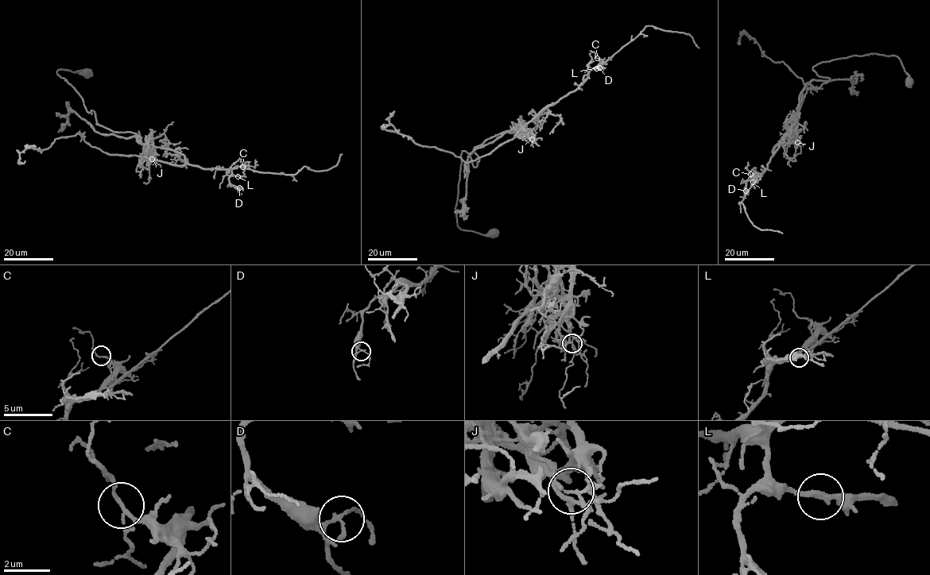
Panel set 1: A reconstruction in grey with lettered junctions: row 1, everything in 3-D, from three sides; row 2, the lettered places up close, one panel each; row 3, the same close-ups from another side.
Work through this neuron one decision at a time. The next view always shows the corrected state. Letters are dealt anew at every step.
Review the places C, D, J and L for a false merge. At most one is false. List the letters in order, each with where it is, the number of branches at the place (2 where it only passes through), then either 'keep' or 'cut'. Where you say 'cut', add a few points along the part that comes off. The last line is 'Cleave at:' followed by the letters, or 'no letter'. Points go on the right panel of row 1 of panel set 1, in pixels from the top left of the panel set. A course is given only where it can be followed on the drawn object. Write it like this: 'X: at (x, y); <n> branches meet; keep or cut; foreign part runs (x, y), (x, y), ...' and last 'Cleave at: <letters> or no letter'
C: at (750, 174); 3 branches meet; keep
D: at (745, 191); 3 branches meet; keep
J: at (797, 142); 3 branches meet; cut; foreign part runs (796, 142), (792, 125), (773, 152), (807, 90), (801, 78), (745, 34), (740, 44)
L: at (753, 182); 3 branches meet; keep
Cleave at: J

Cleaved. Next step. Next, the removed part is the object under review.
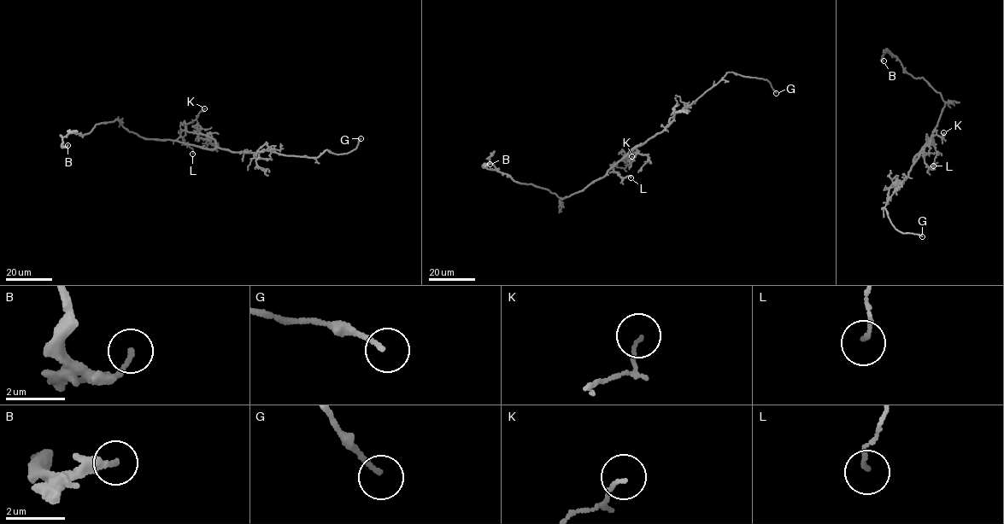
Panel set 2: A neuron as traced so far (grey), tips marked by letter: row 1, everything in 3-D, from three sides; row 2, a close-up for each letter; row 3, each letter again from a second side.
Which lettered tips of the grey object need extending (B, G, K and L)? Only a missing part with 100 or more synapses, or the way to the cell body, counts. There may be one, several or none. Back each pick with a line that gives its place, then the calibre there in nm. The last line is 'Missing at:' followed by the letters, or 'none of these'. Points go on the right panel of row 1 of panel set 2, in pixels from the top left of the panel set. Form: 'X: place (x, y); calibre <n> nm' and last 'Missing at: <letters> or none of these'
G: place (922, 236); calibre 150 nm
Missing at: G

